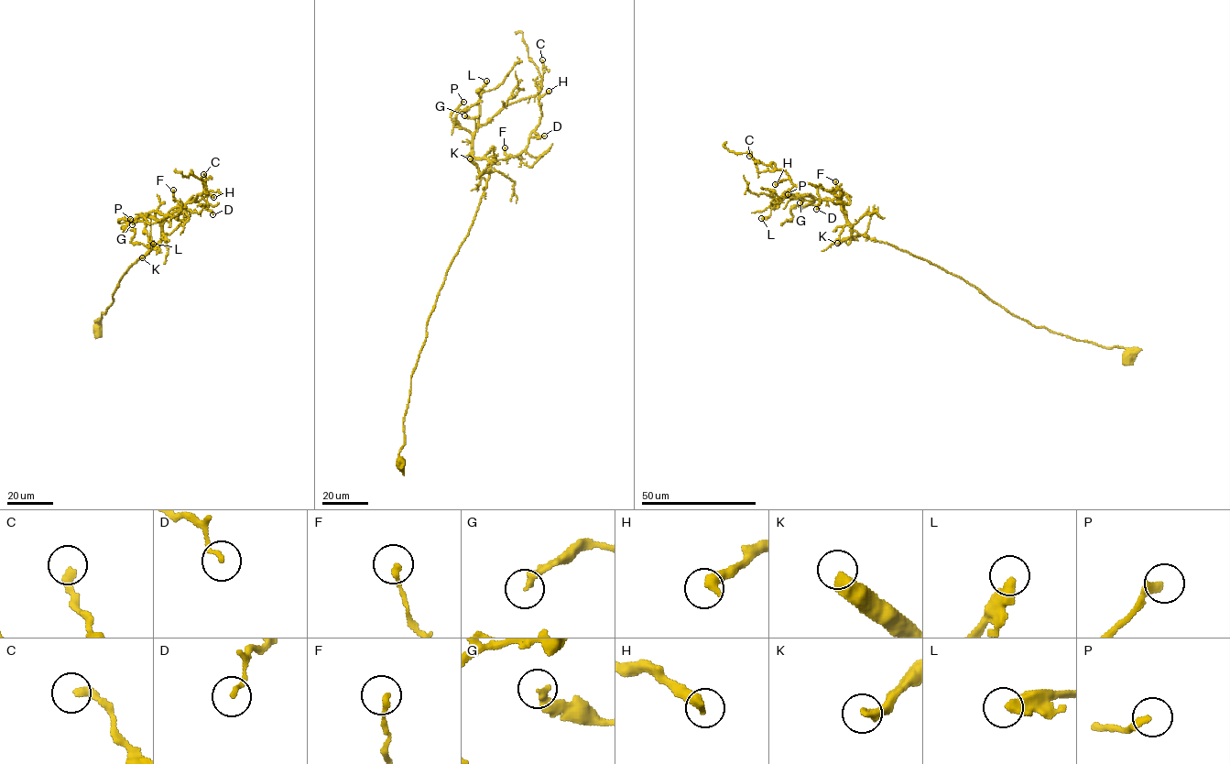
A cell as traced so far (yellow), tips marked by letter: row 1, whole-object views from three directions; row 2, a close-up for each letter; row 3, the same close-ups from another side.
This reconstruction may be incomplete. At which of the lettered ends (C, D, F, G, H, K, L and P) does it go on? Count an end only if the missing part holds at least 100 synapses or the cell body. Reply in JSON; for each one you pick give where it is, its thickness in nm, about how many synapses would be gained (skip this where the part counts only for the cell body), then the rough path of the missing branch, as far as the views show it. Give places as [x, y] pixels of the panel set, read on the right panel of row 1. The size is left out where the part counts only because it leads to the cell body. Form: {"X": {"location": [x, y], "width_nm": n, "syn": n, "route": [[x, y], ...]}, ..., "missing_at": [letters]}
{"K": {"location": [837, 243], "width_nm": 400, "syn": 300, "route": [[837, 243], [822, 222], [786, 235], [640, 234], [637, 232], [646, 223], [646, 217], [638, 205]]}, "missing_at": ["K"]}

